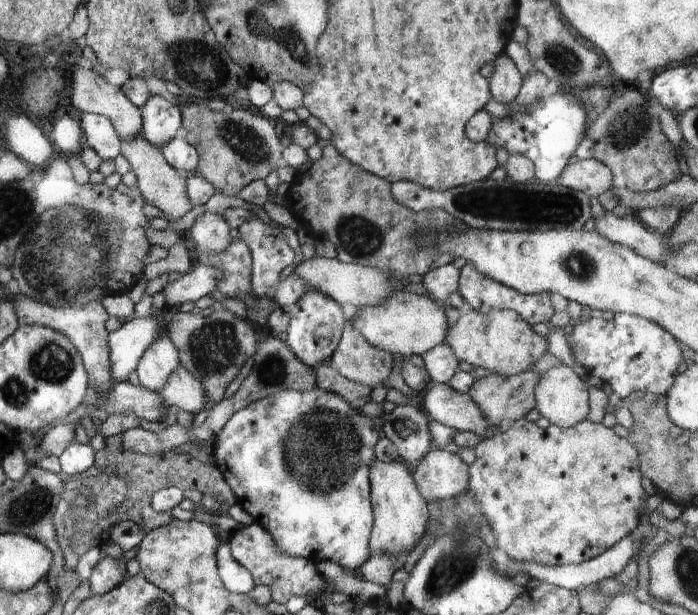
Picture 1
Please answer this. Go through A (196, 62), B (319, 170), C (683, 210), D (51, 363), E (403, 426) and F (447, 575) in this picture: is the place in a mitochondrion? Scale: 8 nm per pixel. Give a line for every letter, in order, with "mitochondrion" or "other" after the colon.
A: mitochondrion
B: other
C: other
D: mitochondrion
E: mitochondrion
F: mitochondrion

